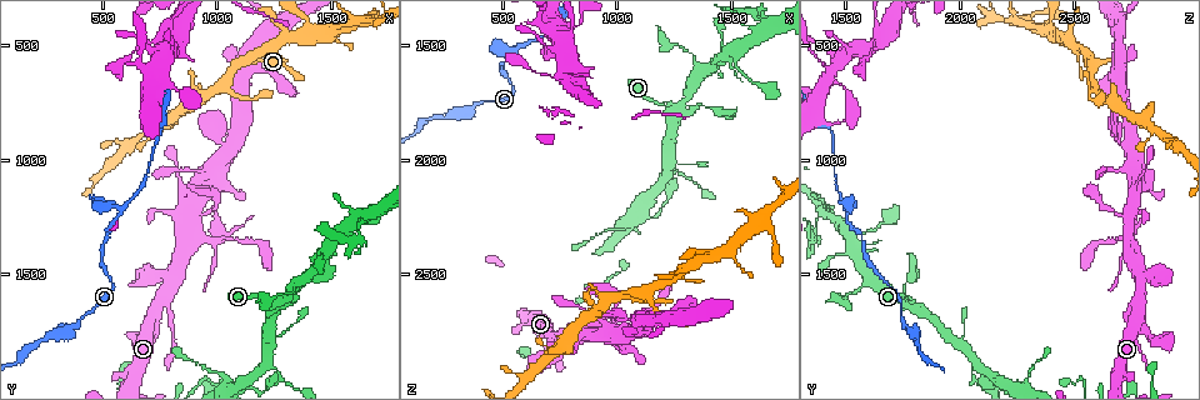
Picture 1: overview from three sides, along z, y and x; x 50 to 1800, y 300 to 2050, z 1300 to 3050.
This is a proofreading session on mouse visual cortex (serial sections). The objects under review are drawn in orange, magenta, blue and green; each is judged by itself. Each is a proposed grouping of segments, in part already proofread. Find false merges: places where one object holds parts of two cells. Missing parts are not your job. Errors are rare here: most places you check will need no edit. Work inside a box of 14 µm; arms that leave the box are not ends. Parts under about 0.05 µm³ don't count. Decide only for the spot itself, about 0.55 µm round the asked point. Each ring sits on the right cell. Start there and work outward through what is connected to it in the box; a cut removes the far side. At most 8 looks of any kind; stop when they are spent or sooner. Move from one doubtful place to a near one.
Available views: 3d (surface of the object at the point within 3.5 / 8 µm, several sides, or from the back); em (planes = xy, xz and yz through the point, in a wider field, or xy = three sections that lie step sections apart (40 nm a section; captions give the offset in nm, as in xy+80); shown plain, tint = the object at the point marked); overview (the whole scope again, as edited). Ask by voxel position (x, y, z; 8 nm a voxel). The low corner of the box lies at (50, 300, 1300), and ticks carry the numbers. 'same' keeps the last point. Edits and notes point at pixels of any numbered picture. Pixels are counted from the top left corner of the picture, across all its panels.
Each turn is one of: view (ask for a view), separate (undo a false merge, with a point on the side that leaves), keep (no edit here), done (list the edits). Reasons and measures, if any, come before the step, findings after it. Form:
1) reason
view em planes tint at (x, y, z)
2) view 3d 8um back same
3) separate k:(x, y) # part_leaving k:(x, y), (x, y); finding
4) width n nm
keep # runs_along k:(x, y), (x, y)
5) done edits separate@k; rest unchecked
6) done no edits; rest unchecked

thin neck
view 3d 3.5um at (1130, 570, 2590)

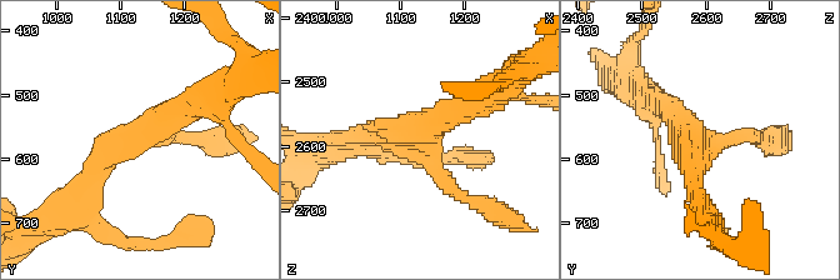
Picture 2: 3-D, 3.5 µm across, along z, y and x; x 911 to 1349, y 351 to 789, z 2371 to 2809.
arms 3; arm_widths 200, 250, 300 nm
view em xy step 3 tint at (1135, 570, 2590)

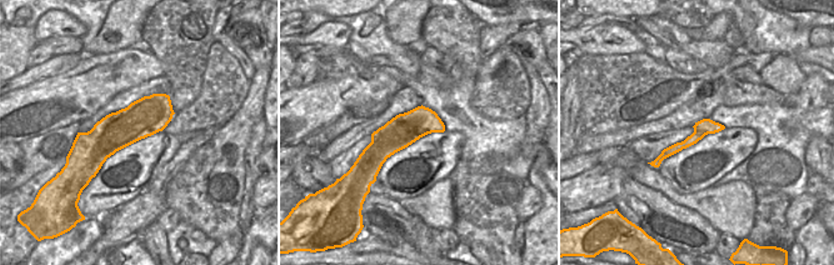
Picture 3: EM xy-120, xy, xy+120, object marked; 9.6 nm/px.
width 300 nm
keep # runs_along 2:(761, 138), (701, 138), (656, 99); all the same cell

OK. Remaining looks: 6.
calibre changes
view 3d 8um at (770, 820, 2810)

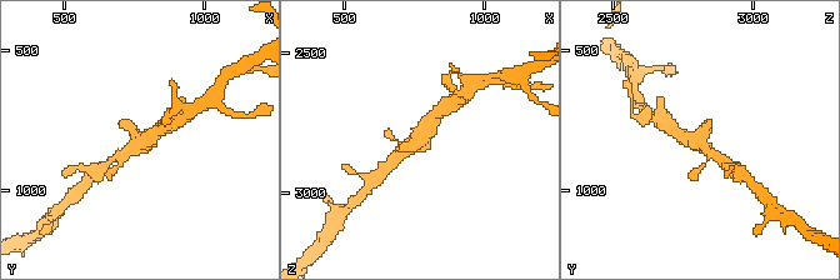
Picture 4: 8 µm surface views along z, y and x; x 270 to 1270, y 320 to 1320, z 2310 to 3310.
view 3d 3.5um back at (760, 820, 2800)

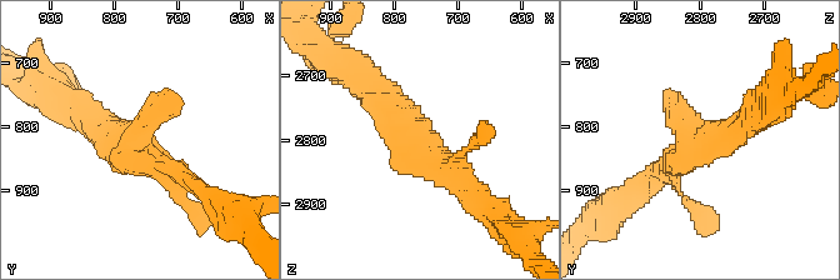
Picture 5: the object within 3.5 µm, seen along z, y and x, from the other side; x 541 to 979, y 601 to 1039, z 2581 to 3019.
view em planes tint at (770, 820, 2805)

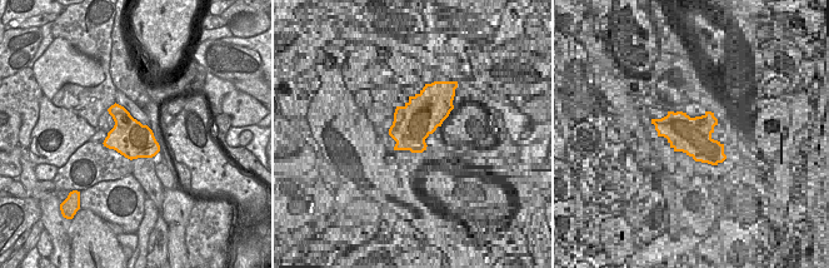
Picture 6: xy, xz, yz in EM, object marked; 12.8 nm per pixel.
keep # runs_along 5:(369, 84), (419, 150), (473, 189); all the same cell

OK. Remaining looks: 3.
arms part here
view 3d 3.5um at (980, 1370, 2720)

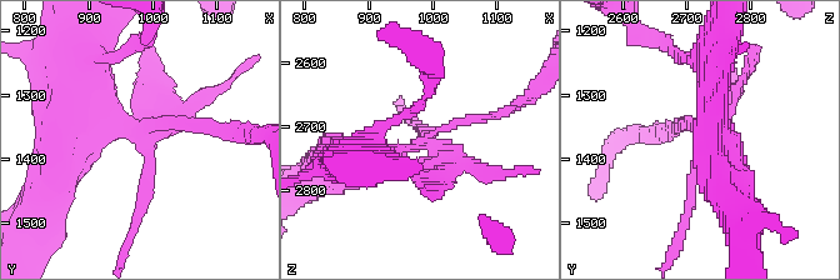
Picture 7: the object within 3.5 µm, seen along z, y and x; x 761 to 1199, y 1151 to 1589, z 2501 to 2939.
view em xy step 2 tint at (990, 1360, 2725)

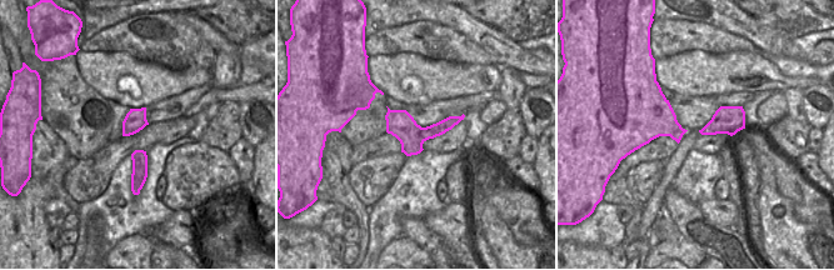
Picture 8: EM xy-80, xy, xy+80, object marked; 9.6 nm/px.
width 260 nm
keep # runs_along 7:(356, 160), (498, 115); all the same cell

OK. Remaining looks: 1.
done no edits; rest unchecked

